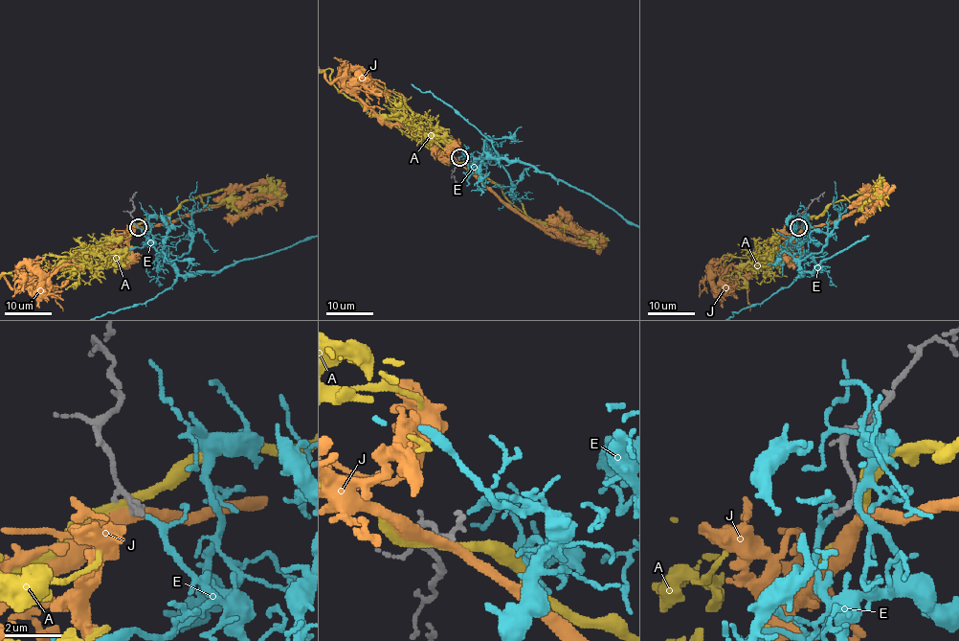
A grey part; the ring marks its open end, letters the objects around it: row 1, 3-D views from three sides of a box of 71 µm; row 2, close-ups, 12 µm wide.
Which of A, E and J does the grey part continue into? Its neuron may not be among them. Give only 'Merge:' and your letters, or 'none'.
Merge: E

